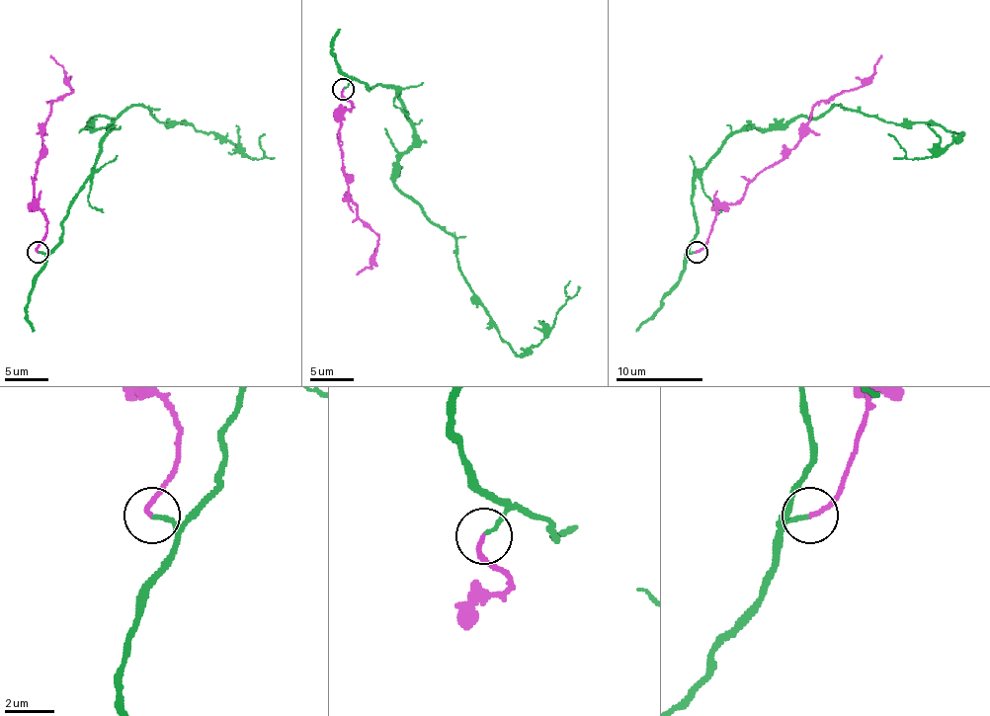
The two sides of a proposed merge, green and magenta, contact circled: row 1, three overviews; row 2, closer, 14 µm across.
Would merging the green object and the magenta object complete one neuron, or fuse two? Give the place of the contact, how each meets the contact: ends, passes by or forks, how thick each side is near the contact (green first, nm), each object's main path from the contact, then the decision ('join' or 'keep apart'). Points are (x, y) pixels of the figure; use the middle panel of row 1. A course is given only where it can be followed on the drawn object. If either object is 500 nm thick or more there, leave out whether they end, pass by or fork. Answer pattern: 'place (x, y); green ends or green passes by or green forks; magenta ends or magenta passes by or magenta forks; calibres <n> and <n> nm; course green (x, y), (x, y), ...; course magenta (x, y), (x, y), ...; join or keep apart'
place (343, 89); green ends; magenta ends; calibres 160 and 180 nm; course green (343, 87), (401, 101), (395, 181), (456, 240), (517, 354), (569, 281); course magenta (343, 90), (352, 107), (341, 116), (338, 131), (347, 195), (377, 236), (371, 266), (356, 275); join

